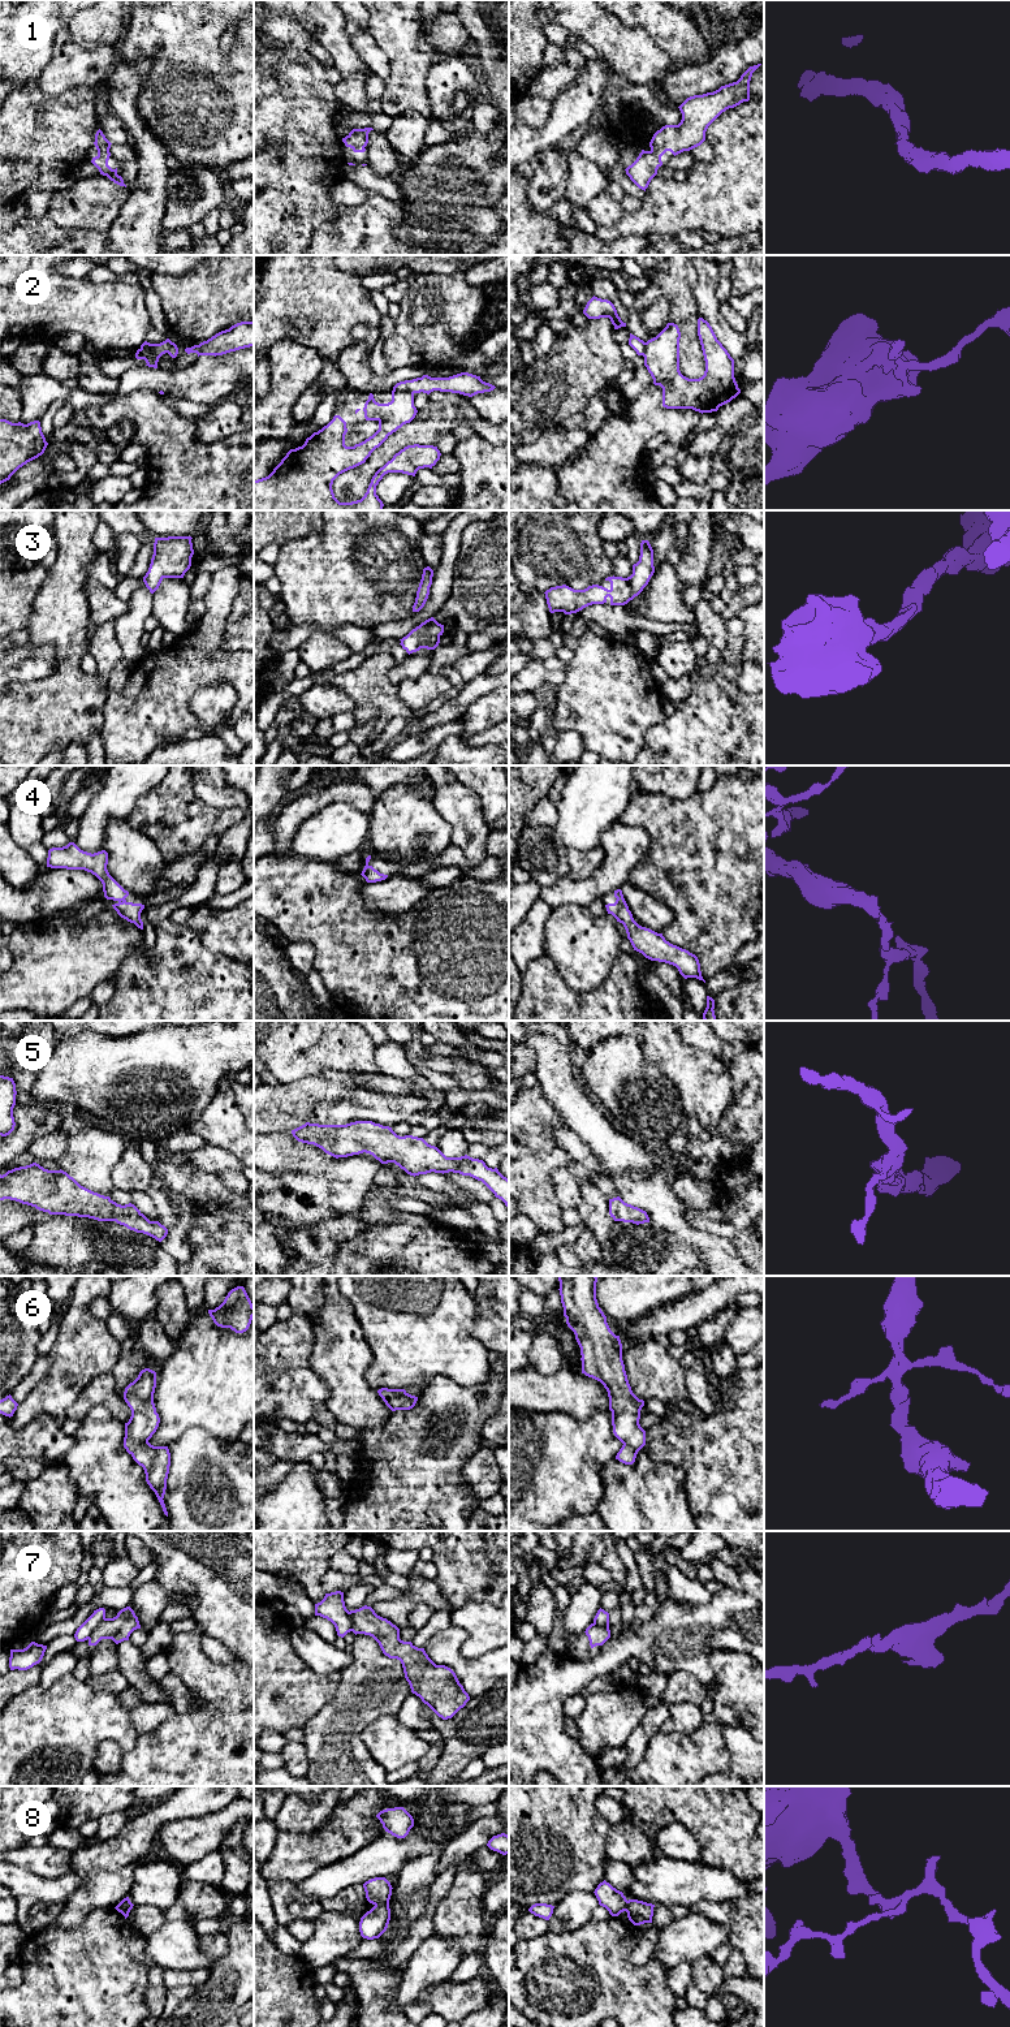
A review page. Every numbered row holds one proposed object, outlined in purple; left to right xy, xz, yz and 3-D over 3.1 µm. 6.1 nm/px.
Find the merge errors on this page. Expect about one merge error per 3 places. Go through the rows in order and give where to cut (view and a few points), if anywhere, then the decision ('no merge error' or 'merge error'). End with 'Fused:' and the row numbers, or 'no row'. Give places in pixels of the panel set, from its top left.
1: no cut | no merge error
2: xz (393, 389), (408, 389), (413, 393) | merge error
3: no cut | no merge error
4: no cut | no merge error
5: no cut | no merge error
6: no cut | no merge error
7: xy (104, 1617), (87, 1638) | merge error
8: xz (388, 1902), (375, 1905) | merge error
Fused: 2, 7, 8

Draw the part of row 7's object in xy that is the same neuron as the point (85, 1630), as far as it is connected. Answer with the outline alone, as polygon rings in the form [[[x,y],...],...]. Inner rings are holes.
[[[99,1608],[77,1629],[74,1638],[77,1642],[87,1640],[96,1626],[105,1618],[105,1609]]]

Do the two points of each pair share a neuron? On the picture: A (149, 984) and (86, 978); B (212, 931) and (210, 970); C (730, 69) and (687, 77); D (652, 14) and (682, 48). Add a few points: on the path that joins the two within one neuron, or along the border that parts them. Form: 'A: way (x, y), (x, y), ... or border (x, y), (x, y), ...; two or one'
A: border (132, 953), (125, 958), (113, 979); two
B: border (189, 927), (206, 948), (238, 961); two
C: way (721, 61), (704, 77), (699, 77); one
D: way (660, 22), (678, 41); one

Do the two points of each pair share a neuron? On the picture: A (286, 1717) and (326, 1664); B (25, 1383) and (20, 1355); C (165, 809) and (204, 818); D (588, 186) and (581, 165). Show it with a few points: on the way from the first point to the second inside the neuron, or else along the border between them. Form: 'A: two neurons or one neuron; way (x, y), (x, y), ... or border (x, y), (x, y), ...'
A: two neurons; border (296, 1654), (316, 1673), (340, 1676)
B: two neurons; border (38, 1357), (30, 1371), (13, 1388)
C: one neuron; way (175, 815), (195, 818)
D: one neuron; way (585, 181), (582, 171)

